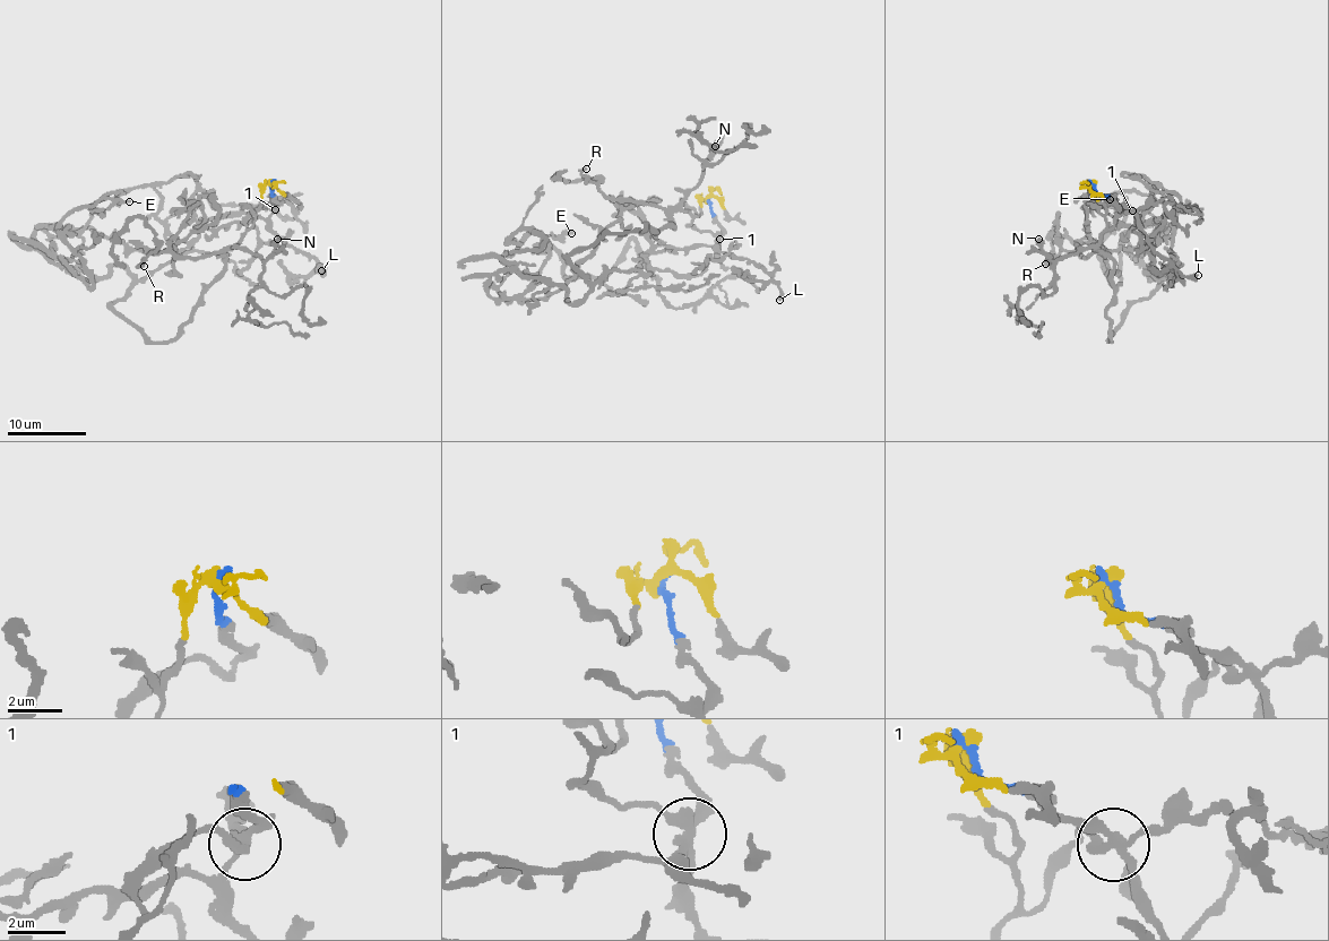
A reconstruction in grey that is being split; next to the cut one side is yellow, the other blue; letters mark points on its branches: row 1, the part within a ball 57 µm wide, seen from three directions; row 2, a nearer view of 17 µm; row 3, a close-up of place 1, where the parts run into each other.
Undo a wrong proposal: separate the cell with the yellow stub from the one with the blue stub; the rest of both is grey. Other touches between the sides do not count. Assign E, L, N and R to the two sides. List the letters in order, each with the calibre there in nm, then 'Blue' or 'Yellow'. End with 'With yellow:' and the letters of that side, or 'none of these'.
E: Thickness 180 nm. Blue
L: Thickness 320 nm. Blue
N: Thickness 400 nm. Yellow
R: Thickness 260 nm. Yellow
With yellow: N, R

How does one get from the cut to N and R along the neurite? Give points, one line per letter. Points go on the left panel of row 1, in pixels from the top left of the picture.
N: (273, 183), (264, 188), (255, 223), (236, 244), (246, 247), (262, 261), (278, 238)
R: (273, 183), (264, 188), (255, 223), (234, 244), (201, 257), (150, 253), (140, 266), (144, 266)

